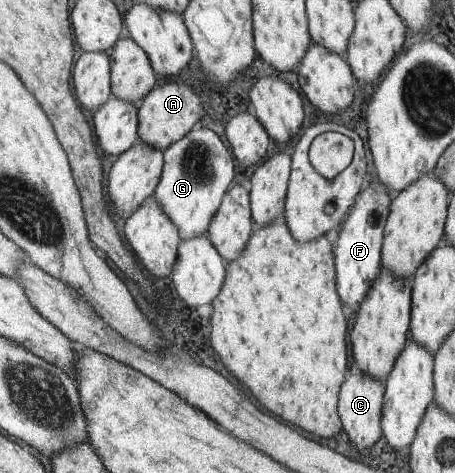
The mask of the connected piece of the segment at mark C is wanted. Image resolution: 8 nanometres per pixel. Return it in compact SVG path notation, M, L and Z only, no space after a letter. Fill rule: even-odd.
M353 366L347 375L347 380L338 394L338 413L342 419L342 428L347 433L350 445L360 454L373 450L381 434L381 410L385 402L385 384L367 376L359 367Z

